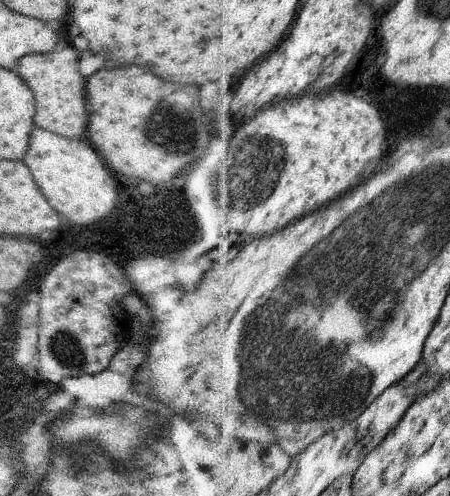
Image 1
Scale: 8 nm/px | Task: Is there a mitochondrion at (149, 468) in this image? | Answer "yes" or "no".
yes

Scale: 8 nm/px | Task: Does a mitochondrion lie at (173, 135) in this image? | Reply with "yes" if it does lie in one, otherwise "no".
yes

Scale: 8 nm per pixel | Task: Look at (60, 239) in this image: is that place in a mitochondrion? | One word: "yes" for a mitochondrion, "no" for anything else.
no

